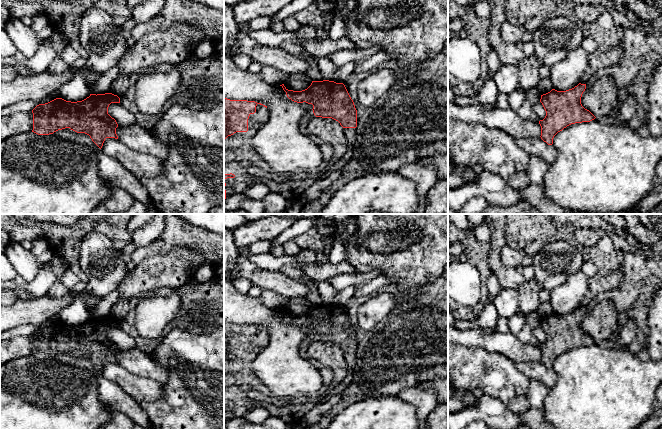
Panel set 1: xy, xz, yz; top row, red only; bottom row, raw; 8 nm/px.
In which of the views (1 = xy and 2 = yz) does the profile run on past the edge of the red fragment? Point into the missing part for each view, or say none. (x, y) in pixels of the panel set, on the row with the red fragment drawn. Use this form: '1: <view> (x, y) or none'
1: none
2: none

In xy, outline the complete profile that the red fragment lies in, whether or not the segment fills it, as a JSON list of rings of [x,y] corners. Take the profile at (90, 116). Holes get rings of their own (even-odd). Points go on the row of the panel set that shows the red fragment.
[[[112,93],[90,94],[86,99],[77,102],[56,98],[39,104],[32,110],[32,132],[49,135],[70,128],[77,133],[89,135],[101,149],[106,138],[118,139],[118,124],[108,114],[111,103],[120,103],[120,98]]]

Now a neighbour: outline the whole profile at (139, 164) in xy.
[[[106,138],[101,148],[102,152],[115,158],[137,178],[153,178],[162,174],[163,162],[152,155],[134,151],[119,139]]]

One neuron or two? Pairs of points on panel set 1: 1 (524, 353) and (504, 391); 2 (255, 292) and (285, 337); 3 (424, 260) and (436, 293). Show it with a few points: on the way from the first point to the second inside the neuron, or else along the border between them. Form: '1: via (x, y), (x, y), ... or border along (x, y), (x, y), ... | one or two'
1: border along (492, 352), (500, 352), (514, 362) | two
2: border along (247, 293), (252, 297), (258, 298) | two
3: border along (437, 279), (410, 292) | two

